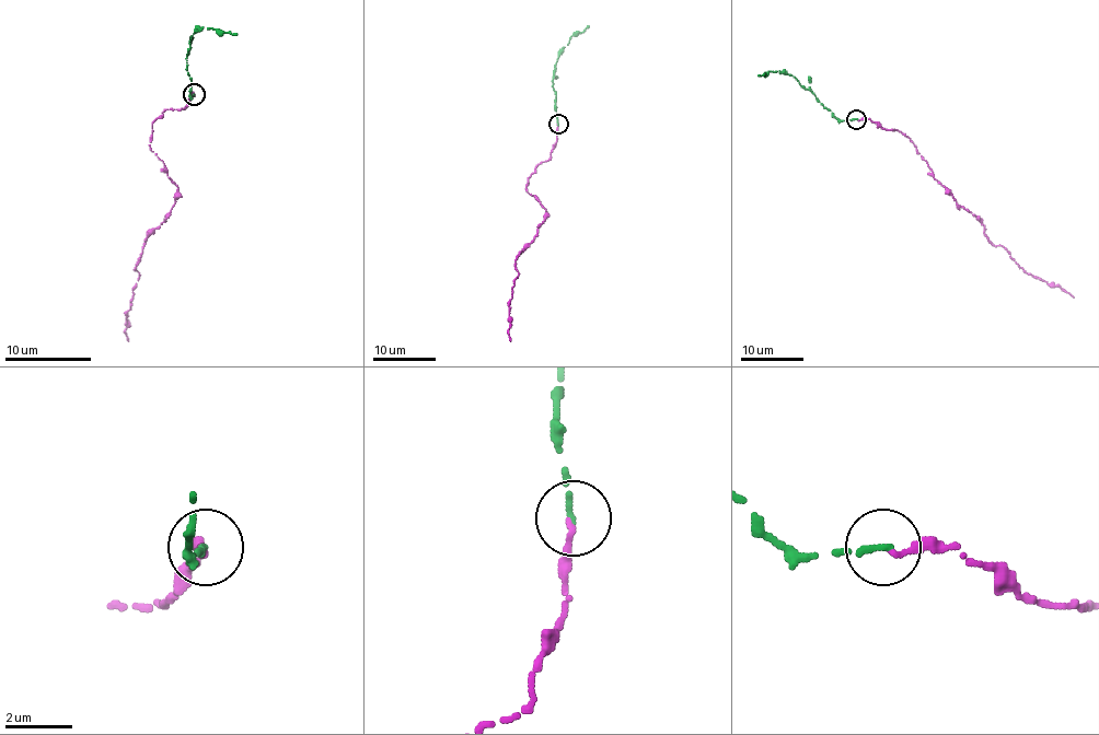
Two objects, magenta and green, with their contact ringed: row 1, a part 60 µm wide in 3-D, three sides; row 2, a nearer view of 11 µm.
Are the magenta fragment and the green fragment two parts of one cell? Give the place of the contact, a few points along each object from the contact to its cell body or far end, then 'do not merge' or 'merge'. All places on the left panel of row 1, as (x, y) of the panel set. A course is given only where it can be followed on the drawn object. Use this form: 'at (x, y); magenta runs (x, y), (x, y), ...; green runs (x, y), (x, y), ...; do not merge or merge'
at (194, 94); magenta runs (193, 94), (184, 109), (153, 120), (149, 147), (177, 185), (177, 198), (136, 264), (128, 341); green runs (195, 94), (191, 96), (186, 56), (193, 34), (210, 27), (235, 34); merge

